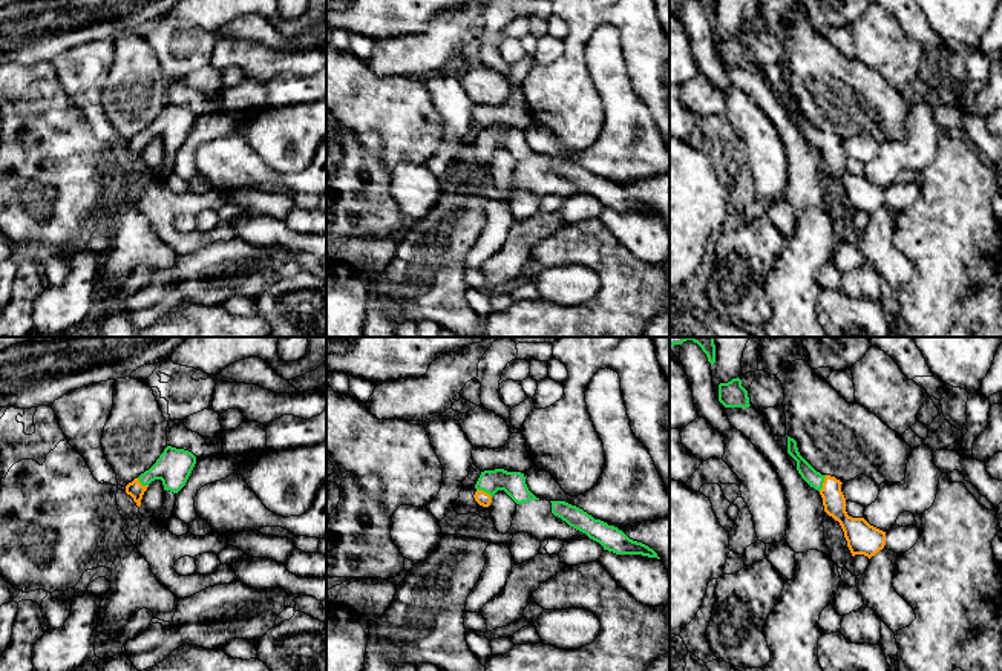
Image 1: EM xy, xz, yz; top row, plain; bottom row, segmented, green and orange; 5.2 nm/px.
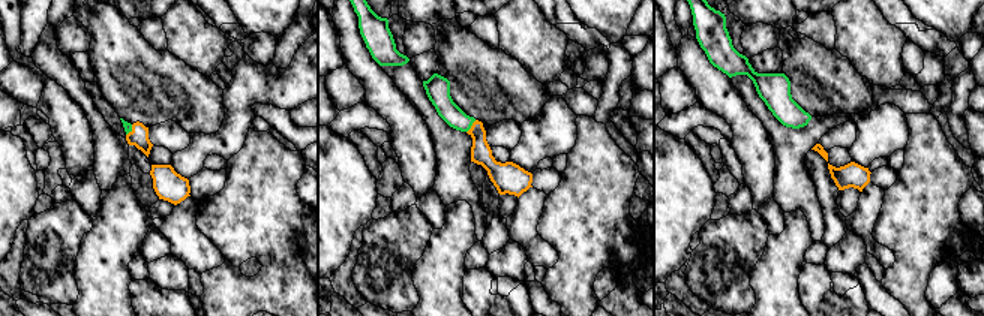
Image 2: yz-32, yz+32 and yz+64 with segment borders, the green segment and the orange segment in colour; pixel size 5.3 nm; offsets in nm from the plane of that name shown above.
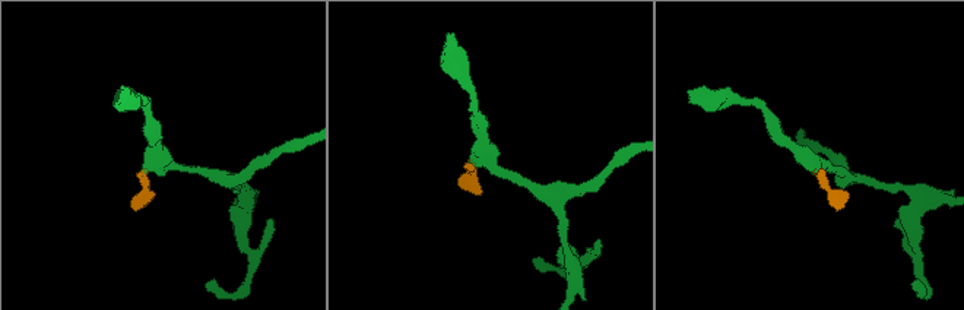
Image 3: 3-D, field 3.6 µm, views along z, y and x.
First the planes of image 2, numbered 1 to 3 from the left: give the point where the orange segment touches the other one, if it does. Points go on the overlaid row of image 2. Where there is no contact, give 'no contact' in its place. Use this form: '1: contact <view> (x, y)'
1: contact yz-32 (131, 131)
2: contact yz+32 (471, 125)
3: no contact

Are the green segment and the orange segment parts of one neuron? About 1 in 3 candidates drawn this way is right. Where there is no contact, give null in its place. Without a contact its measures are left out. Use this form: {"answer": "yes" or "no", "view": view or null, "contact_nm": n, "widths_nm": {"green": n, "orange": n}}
{"answer": "yes", "view": "yz", "contact_nm": 100, "widths_nm": {"green": 90, "orange": 120}}

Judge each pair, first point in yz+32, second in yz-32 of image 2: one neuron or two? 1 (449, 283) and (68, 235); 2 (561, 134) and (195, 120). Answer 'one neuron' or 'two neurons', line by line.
1: two neurons
2: two neurons

